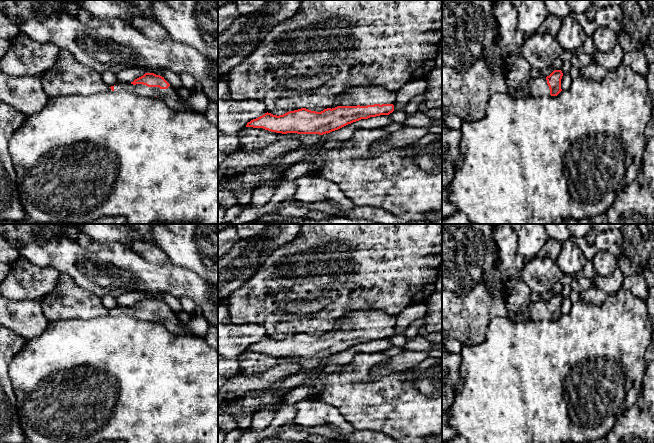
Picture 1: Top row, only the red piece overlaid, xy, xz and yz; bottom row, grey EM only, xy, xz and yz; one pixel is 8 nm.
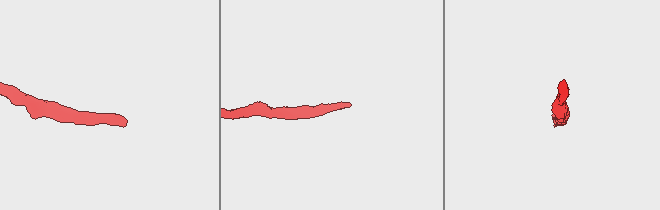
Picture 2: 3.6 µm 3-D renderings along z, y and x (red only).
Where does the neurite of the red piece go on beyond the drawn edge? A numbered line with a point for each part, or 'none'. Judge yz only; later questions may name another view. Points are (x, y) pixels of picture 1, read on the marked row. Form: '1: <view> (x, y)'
1: yz (538, 86)

